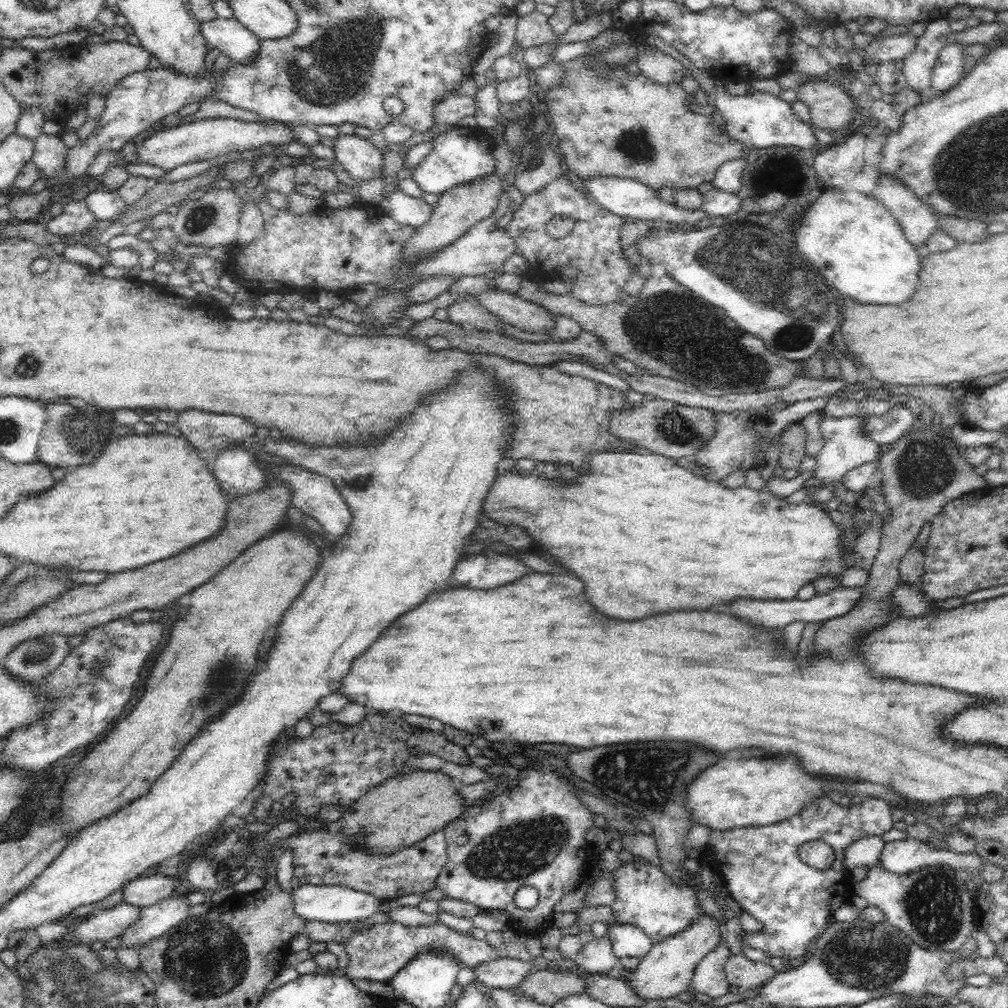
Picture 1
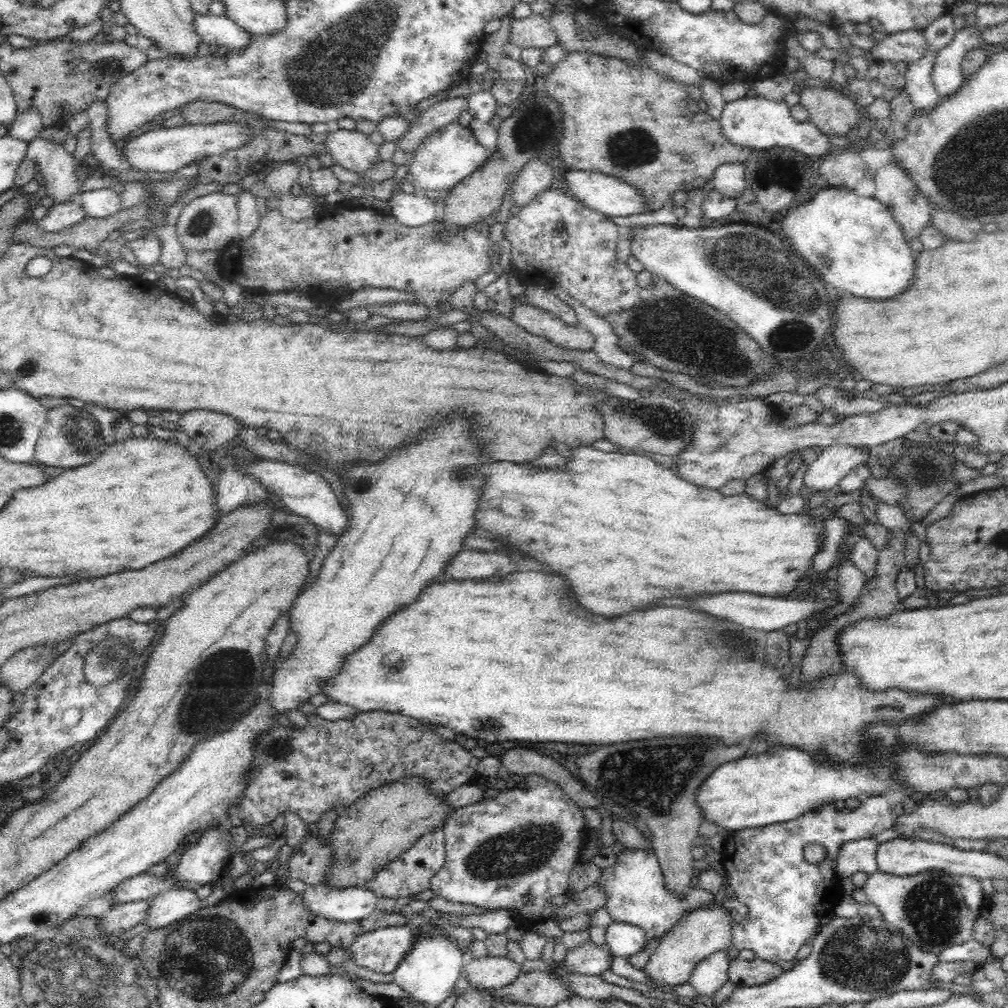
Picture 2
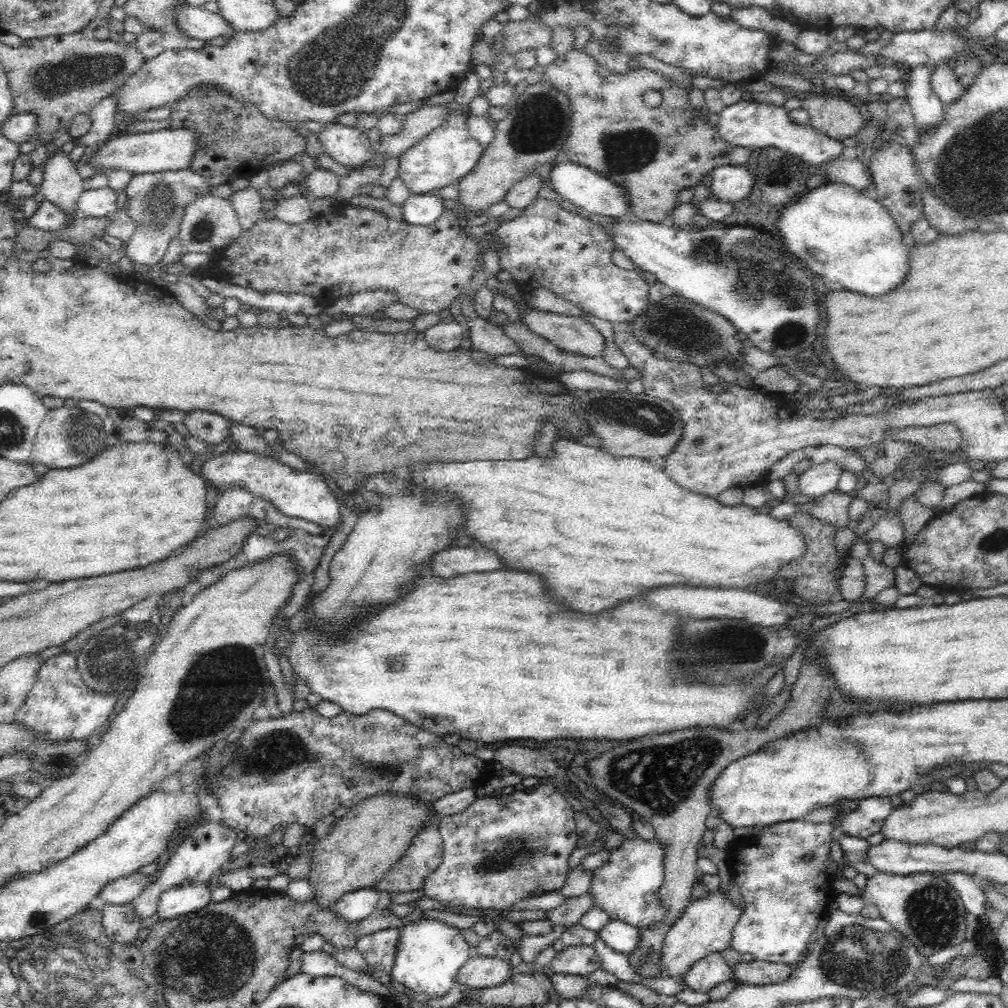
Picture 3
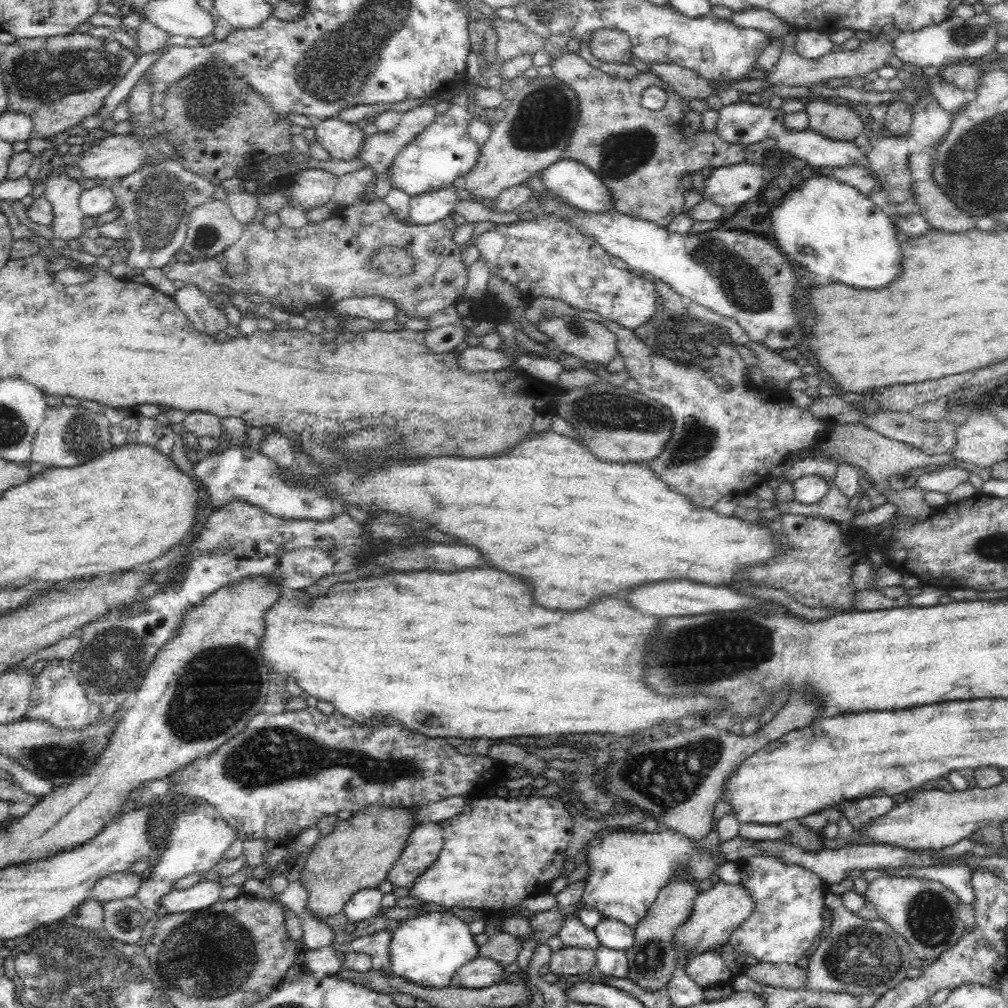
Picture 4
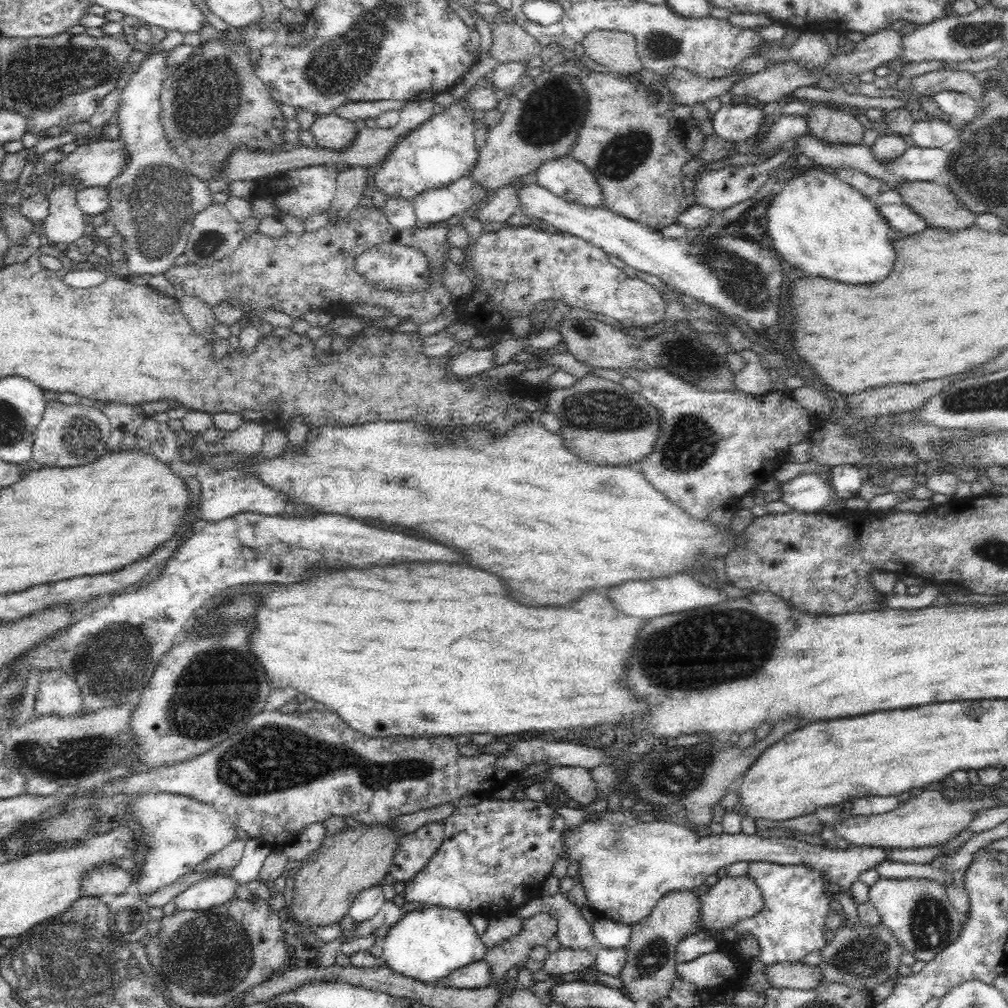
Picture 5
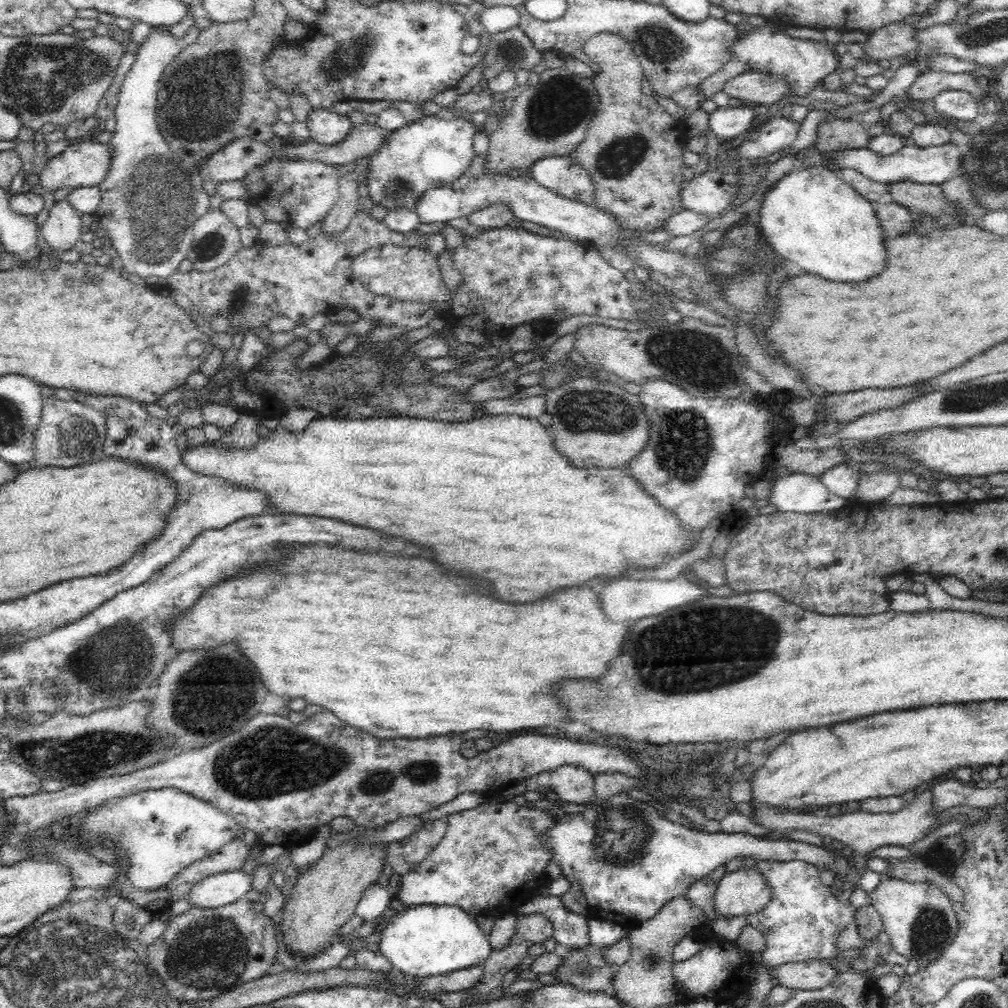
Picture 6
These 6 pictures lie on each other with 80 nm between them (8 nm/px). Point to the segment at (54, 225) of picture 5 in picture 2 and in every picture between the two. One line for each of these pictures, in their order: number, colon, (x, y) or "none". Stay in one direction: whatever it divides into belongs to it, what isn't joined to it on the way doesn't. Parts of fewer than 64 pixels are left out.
2: (61, 181)
3: (62, 185)
4: (63, 193)

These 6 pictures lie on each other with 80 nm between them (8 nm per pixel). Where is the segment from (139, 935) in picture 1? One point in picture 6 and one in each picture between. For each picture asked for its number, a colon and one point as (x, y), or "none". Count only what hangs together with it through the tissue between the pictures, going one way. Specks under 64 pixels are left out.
2: (167, 907)
3: (177, 901)
4: (205, 894)
5: (215, 890)
6: (218, 890)

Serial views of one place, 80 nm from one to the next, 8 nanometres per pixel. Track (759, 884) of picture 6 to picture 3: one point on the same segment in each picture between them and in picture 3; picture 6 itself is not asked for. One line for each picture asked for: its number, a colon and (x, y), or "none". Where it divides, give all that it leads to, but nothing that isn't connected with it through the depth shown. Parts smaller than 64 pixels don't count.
3: (706, 927)
4: (719, 911)
5: (733, 899)

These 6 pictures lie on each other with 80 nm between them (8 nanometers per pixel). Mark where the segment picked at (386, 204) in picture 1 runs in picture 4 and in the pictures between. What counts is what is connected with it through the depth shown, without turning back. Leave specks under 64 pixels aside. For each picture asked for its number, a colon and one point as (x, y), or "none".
2: (415, 209)
3: (421, 209)
4: (426, 208)

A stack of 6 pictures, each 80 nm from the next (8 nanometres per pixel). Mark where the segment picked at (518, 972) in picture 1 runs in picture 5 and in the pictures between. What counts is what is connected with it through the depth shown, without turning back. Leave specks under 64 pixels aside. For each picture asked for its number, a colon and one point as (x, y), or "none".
2: (488, 972)
3: (481, 972)
4: (480, 972)
5: (473, 976)

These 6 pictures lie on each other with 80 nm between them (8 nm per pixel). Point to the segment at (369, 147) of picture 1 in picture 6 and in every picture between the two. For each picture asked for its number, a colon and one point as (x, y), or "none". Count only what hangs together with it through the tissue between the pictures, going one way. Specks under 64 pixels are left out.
2: (353, 150)
3: (348, 145)
4: (342, 140)
5: (331, 131)
6: (326, 127)

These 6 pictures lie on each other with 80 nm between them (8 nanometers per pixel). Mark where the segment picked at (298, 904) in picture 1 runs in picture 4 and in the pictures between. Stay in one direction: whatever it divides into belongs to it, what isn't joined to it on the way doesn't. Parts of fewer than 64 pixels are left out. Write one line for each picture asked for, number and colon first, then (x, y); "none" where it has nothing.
2: (353, 904)
3: (357, 906)
4: (365, 904)

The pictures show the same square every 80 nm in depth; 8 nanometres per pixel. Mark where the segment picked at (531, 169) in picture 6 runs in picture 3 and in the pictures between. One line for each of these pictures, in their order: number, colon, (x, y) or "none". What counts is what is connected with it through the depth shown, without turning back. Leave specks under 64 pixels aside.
3: (584, 188)
4: (573, 182)
5: (567, 178)

